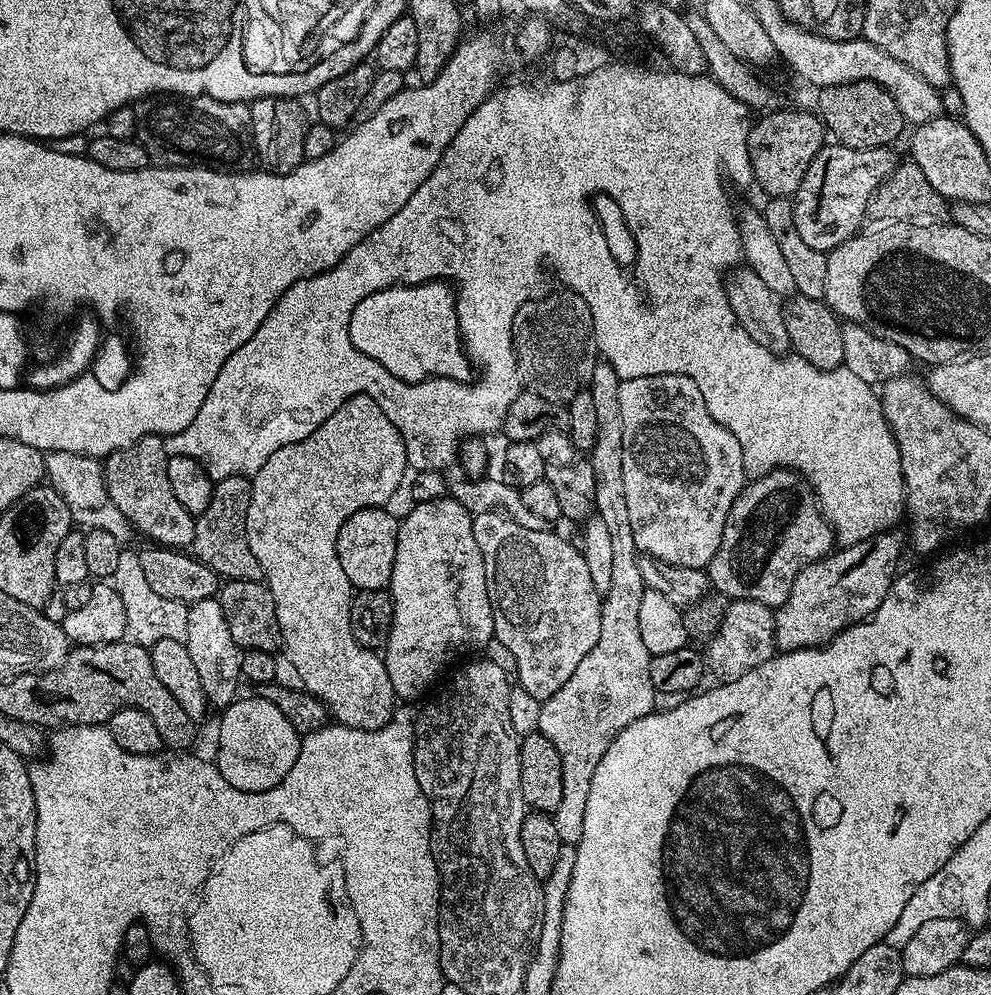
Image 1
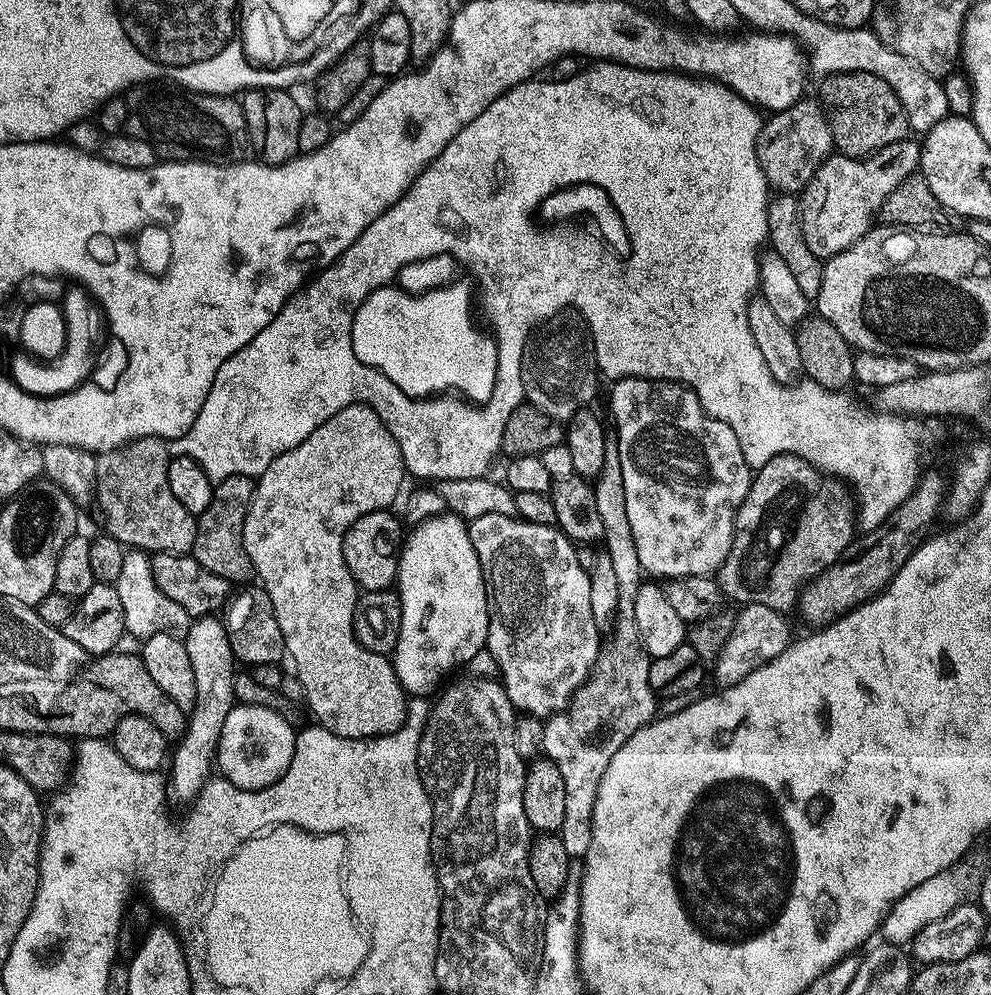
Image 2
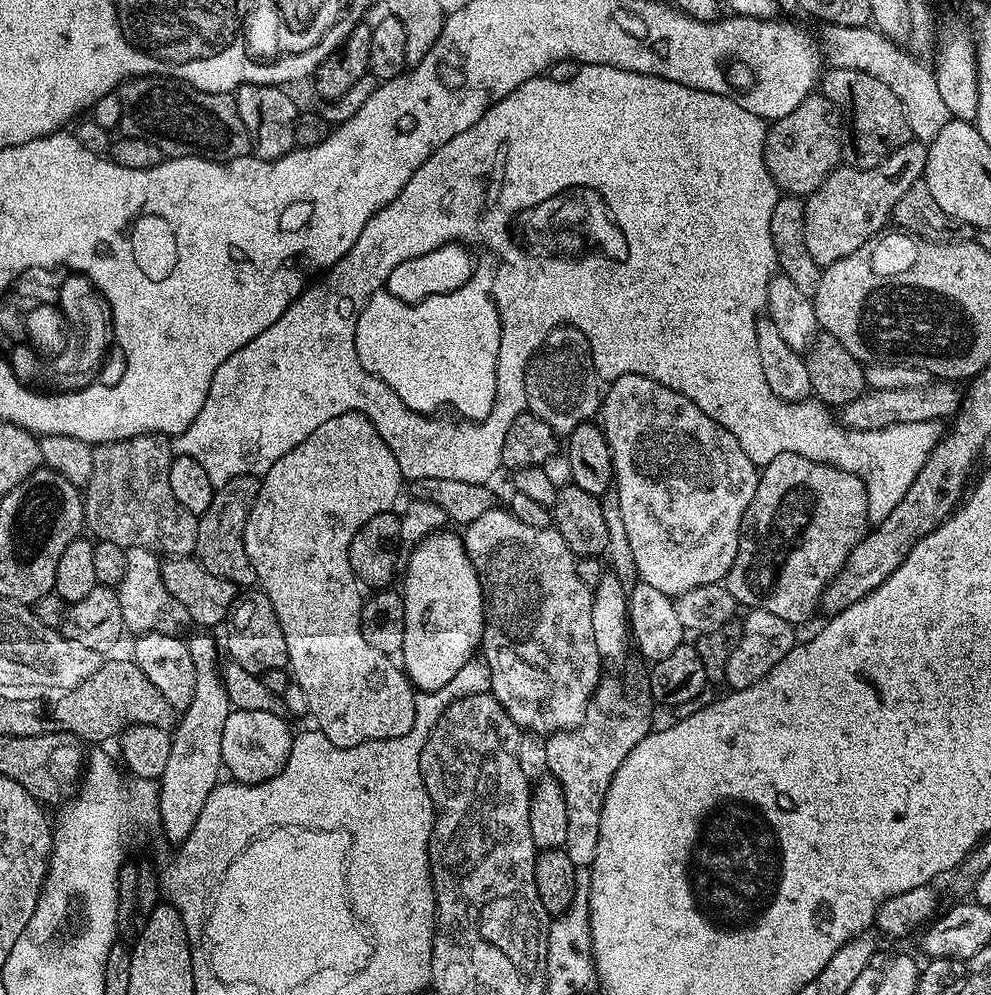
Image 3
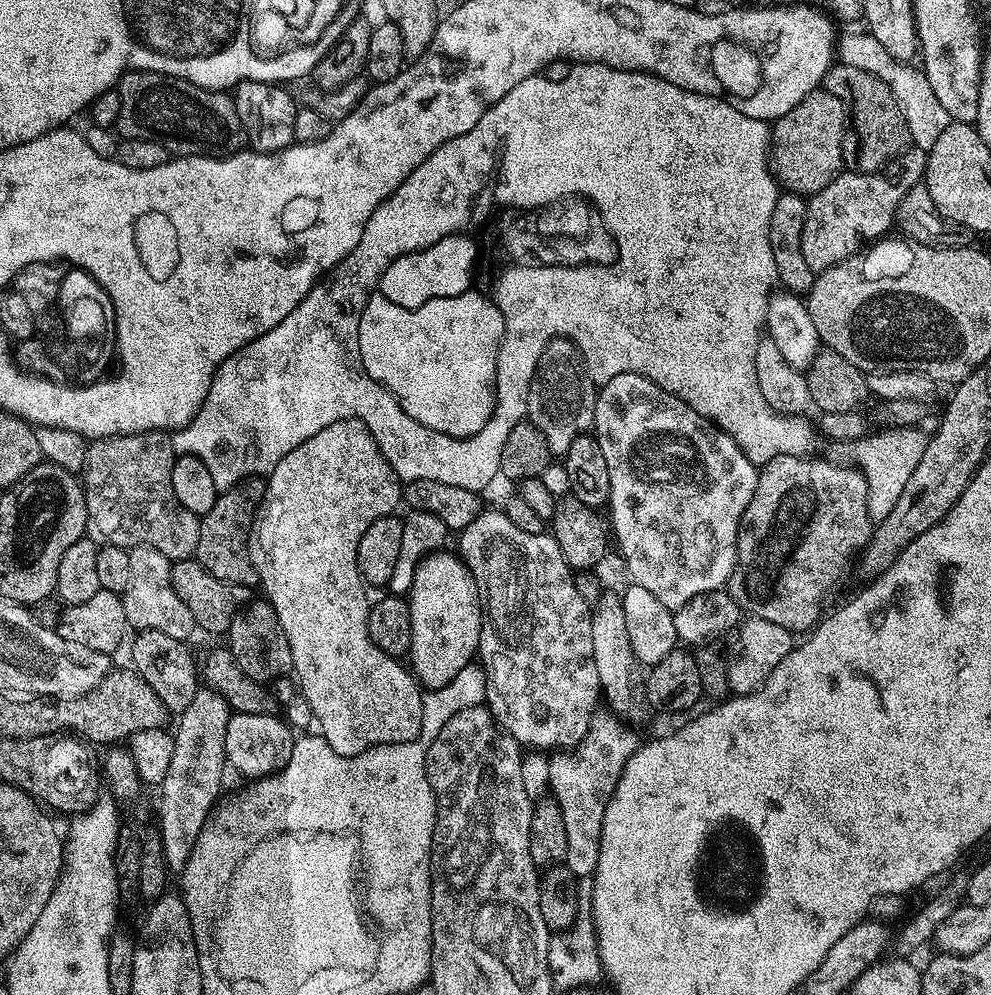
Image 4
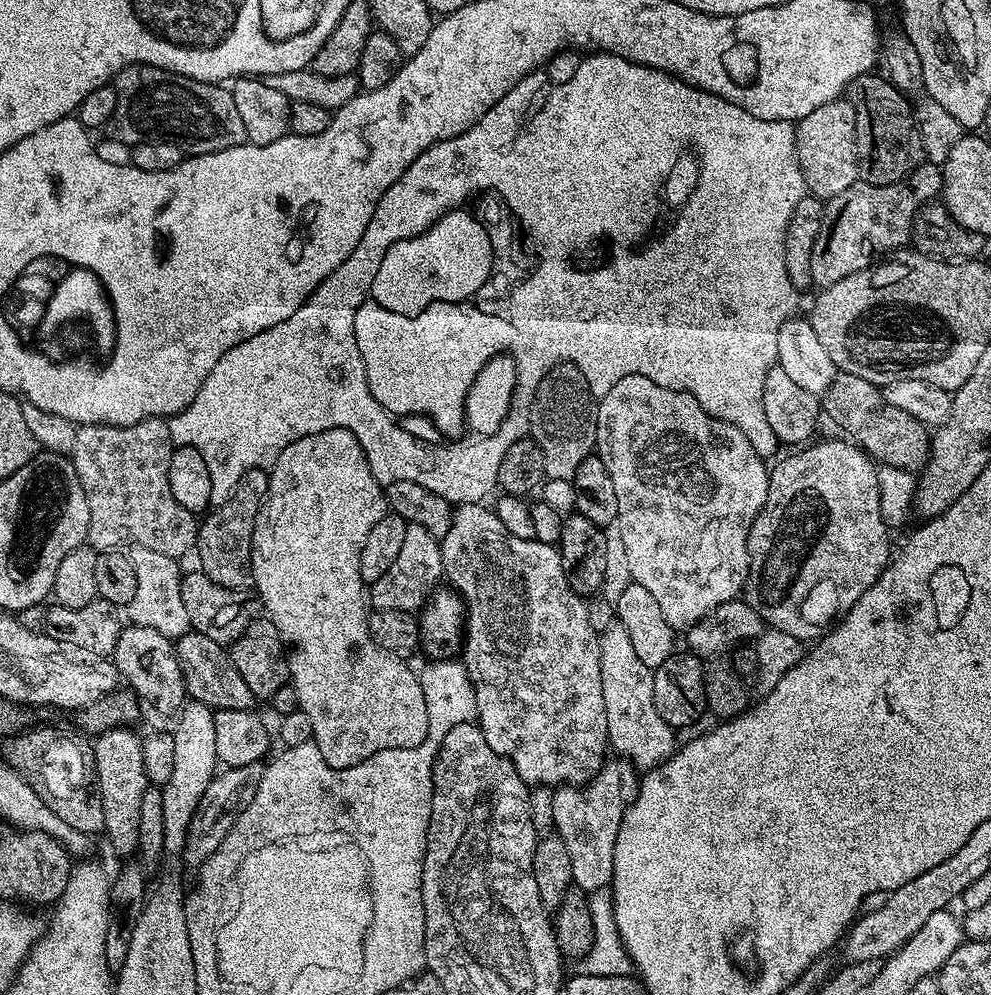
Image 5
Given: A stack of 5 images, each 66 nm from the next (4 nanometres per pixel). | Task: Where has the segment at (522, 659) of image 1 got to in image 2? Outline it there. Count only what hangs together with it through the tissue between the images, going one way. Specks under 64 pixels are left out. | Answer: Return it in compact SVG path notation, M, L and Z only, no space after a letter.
M482 514L482 518L474 518L470 521L468 533L470 534L470 542L474 546L474 554L478 554L478 562L482 566L484 585L488 595L488 642L486 649L497 660L498 676L504 685L506 694L517 713L539 718L555 716L556 713L567 708L572 695L580 688L587 676L592 673L592 667L600 653L602 628L601 625L594 622L594 610L590 610L589 569L585 565L584 568L580 565L580 556L576 553L578 551L577 545L555 526L532 524L528 520L522 520L516 516L507 516L506 514Z

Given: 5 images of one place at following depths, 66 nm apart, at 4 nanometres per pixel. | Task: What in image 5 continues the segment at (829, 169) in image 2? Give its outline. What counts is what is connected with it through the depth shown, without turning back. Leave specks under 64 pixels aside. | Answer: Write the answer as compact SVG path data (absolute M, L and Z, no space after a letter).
M921 166L906 183L890 186L857 182L825 203L818 238L810 254L810 278L817 289L834 286L834 282L842 282L842 278L869 267L877 259L876 252L895 253L892 252L895 248L913 239L916 213L942 192L941 177L931 170L931 167Z

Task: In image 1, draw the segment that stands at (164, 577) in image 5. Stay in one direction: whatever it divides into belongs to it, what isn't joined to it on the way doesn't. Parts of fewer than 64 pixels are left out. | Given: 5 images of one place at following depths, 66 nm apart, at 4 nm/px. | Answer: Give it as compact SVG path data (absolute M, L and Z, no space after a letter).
M122 550L118 554L118 562L114 566L110 580L118 590L118 598L122 598L122 607L126 610L128 636L135 643L151 646L163 640L184 642L189 605L174 598L162 598L162 594L156 593L146 583L146 574L142 571L139 551Z

